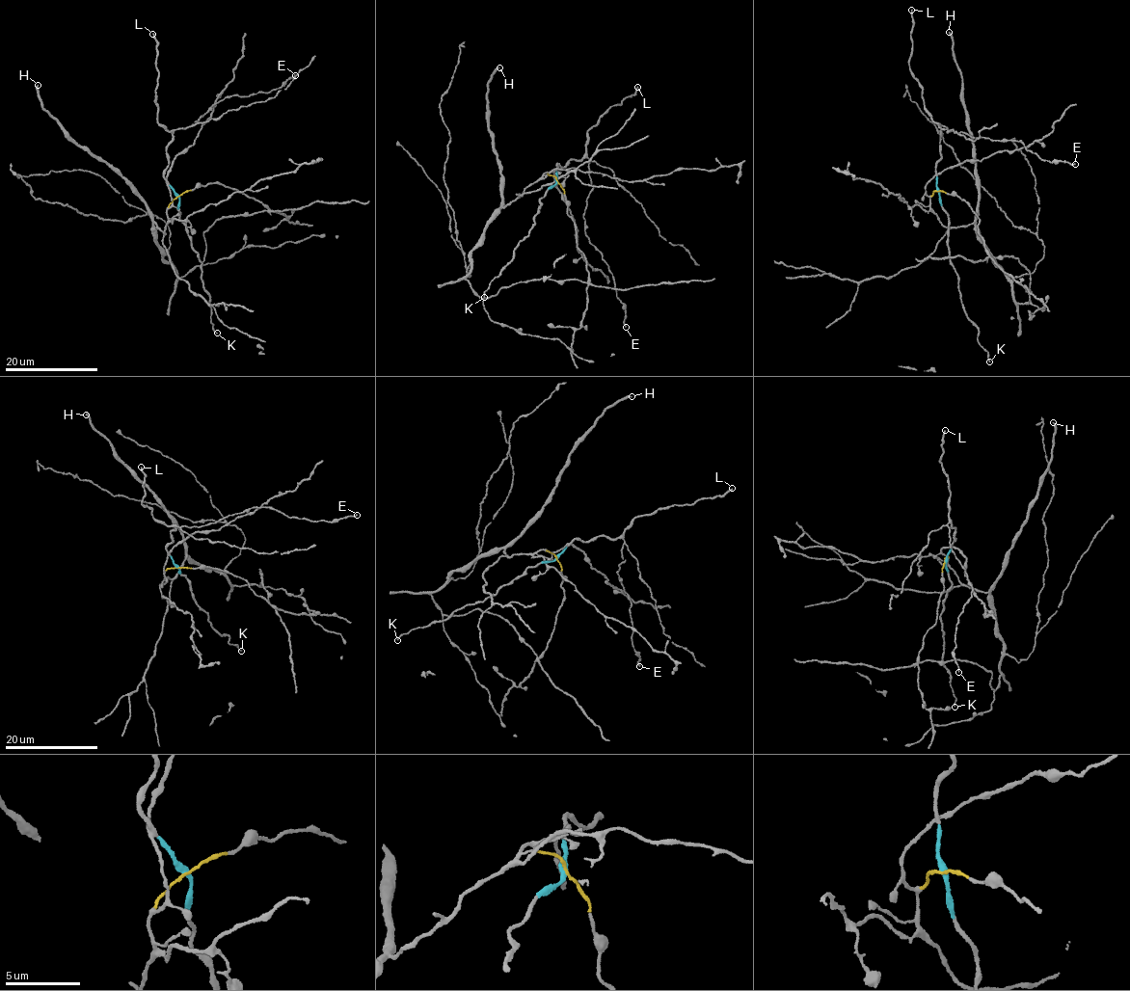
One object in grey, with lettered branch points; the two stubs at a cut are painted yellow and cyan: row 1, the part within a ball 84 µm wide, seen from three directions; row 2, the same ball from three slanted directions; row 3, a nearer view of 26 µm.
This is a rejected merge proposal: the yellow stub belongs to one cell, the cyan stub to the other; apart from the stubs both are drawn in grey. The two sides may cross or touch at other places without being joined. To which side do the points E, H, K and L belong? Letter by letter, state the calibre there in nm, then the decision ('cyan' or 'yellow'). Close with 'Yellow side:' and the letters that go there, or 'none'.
E: 150 nm | cyan
H: 240 nm | yellow
K: 140 nm | cyan
L: 180 nm | cyan
Yellow side: H

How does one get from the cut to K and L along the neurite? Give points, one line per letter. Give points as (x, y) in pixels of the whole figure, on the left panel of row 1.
K: (178, 196), (180, 221), (201, 264), (212, 330), (217, 334)
L: (178, 196), (164, 177), (167, 146), (172, 133), (157, 121), (157, 40), (152, 34)

